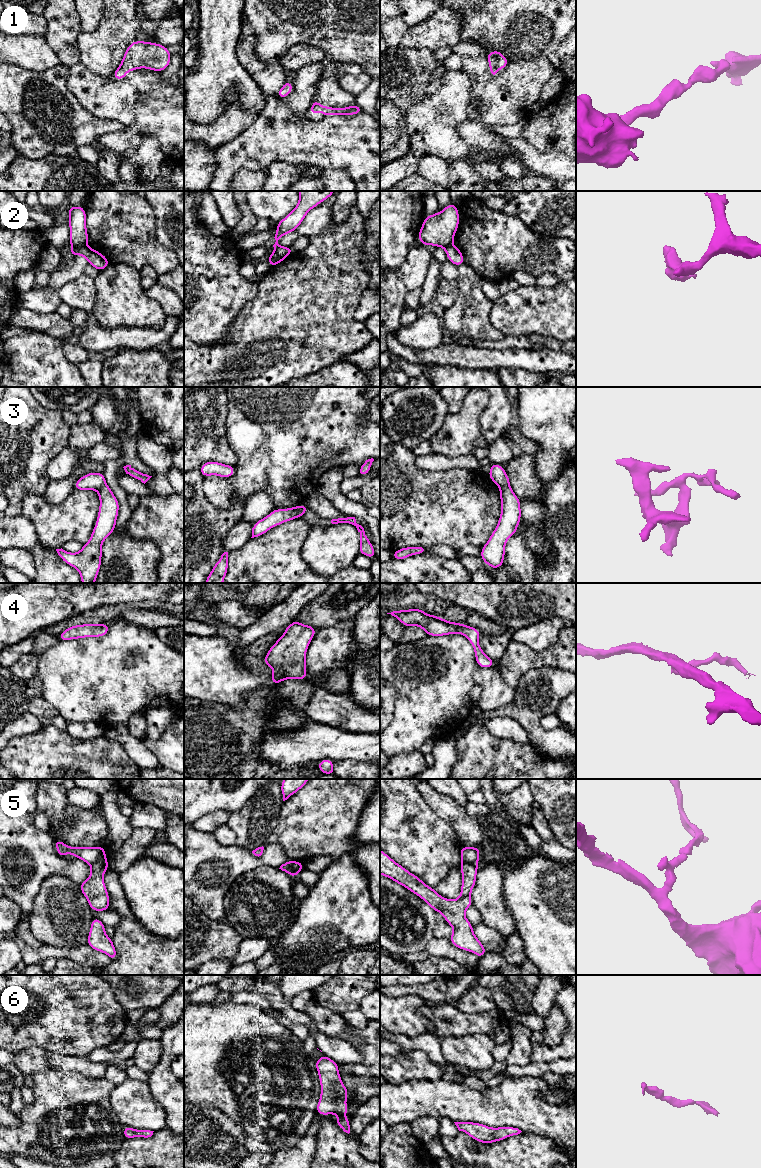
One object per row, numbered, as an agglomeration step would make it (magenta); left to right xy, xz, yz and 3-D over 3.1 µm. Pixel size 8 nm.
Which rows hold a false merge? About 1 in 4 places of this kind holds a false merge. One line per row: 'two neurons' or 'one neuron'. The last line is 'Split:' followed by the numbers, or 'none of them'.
1: one neuron
2: two neurons
3: two neurons
4: one neuron
5: two neurons
6: one neuron
Split: 2, 3, 5

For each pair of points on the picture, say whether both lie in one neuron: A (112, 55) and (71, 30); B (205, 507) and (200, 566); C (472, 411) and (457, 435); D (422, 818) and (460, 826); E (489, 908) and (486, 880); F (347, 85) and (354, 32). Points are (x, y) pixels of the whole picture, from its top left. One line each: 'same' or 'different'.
A: different
B: same
C: same
D: different
E: same
F: different

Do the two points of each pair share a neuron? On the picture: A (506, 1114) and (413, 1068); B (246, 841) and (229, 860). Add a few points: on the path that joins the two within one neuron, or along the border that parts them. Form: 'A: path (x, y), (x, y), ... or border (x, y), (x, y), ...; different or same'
A: border (442, 1077), (436, 1080), (412, 1079); different
B: border (234, 844), (251, 852); different

